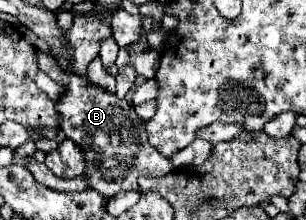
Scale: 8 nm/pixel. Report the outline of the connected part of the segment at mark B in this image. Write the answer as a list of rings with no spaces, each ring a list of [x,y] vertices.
[[[38,51],[38,63],[40,69],[46,71],[52,79],[68,87],[66,95],[56,103],[56,109],[64,119],[62,131],[66,137],[82,147],[86,163],[84,177],[90,189],[98,191],[102,197],[112,197],[120,191],[136,191],[140,175],[154,177],[174,171],[174,165],[162,157],[156,147],[150,147],[146,139],[146,121],[134,113],[134,107],[126,99],[120,99],[118,95],[90,83],[88,79],[82,79],[80,75],[62,73],[54,65],[50,53]]]

